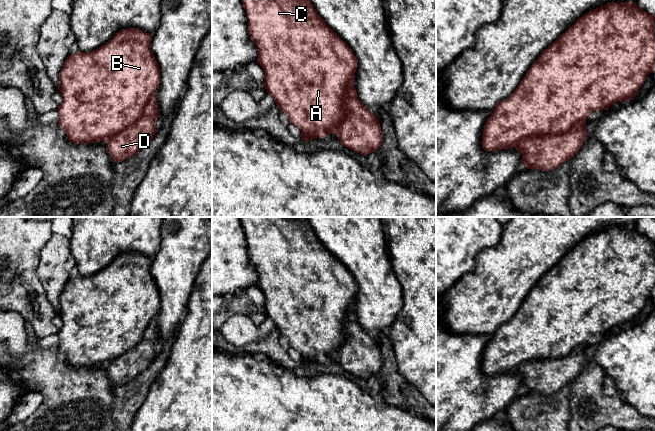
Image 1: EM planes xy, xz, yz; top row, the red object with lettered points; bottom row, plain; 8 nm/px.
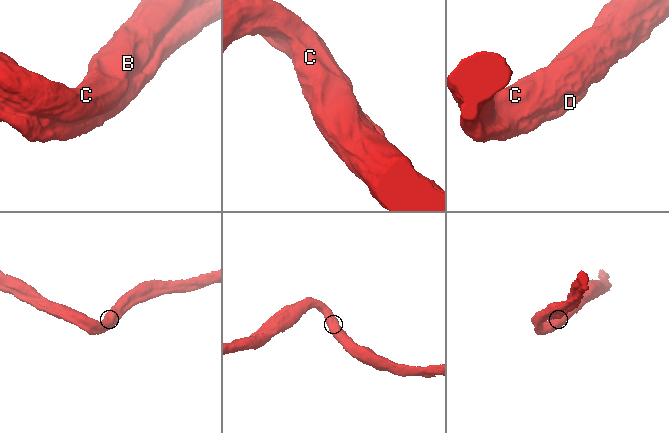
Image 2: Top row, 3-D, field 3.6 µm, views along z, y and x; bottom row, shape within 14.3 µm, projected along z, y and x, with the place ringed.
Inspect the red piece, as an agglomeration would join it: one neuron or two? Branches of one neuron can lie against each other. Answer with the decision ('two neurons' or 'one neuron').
two neurons

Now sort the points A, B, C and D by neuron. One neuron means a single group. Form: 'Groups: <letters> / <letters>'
Groups: A B C / D

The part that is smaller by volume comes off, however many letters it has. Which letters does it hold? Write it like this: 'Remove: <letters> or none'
Remove: D

